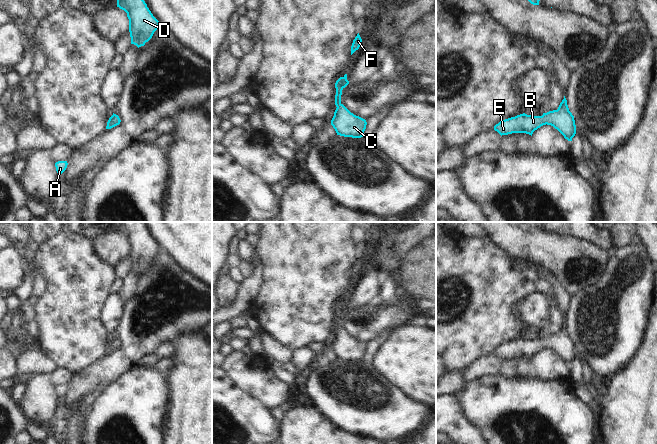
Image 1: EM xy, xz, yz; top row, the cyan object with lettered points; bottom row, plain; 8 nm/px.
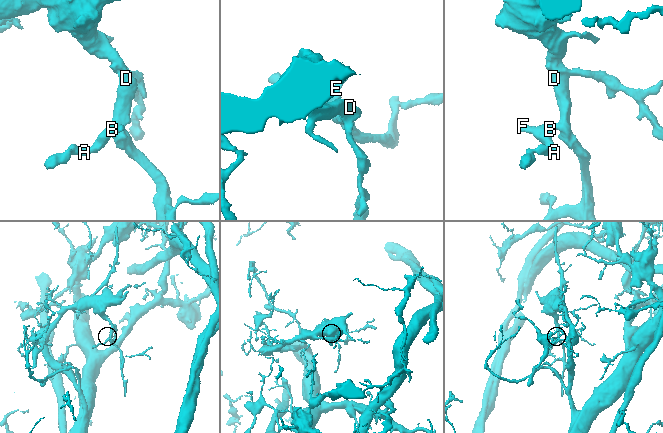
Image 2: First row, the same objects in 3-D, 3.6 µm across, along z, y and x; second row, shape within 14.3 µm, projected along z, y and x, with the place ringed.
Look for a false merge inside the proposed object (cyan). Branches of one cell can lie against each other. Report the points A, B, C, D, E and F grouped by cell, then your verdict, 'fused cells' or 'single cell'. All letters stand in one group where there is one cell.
A B C D E F; single cell

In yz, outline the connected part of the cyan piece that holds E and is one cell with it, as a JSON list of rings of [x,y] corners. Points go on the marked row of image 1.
[[[565,96],[557,110],[543,113],[542,116],[523,113],[500,121],[494,126],[494,130],[501,136],[512,133],[526,133],[532,136],[535,130],[546,124],[557,129],[568,141],[572,141],[576,134],[576,125]]]

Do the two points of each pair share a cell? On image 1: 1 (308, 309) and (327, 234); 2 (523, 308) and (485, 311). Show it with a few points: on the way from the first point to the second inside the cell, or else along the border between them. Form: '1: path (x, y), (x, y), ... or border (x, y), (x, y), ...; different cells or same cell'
1: path (308, 290), (308, 253); same cell
2: border (531, 292), (514, 310), (518, 319), (527, 327); different cells

